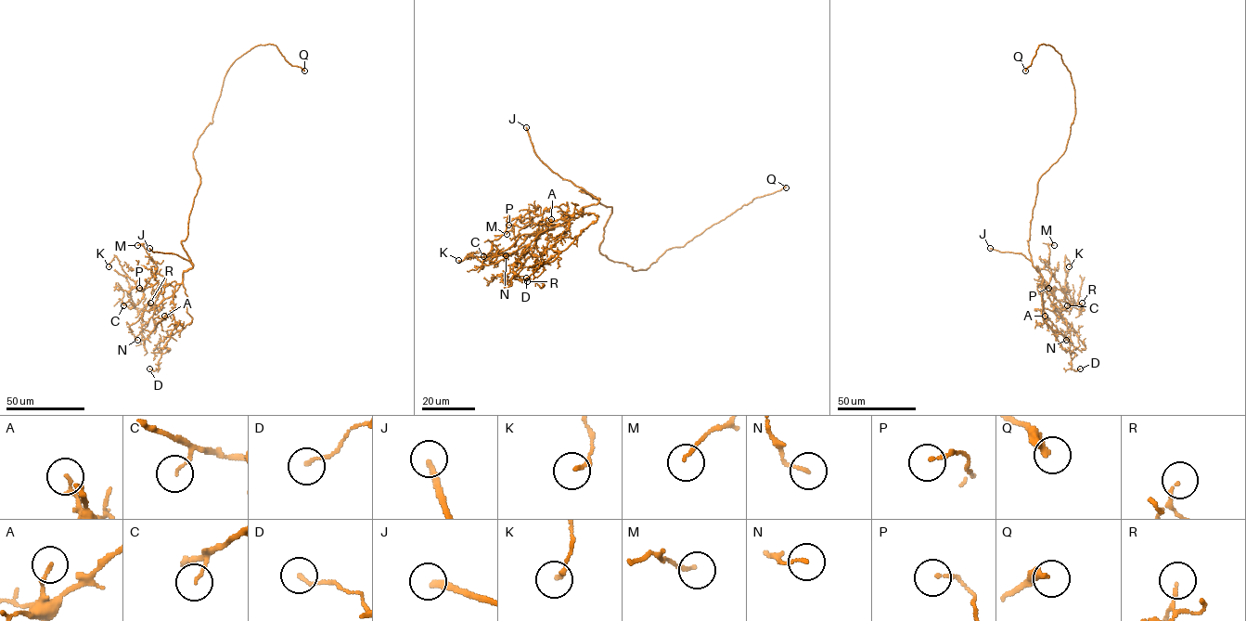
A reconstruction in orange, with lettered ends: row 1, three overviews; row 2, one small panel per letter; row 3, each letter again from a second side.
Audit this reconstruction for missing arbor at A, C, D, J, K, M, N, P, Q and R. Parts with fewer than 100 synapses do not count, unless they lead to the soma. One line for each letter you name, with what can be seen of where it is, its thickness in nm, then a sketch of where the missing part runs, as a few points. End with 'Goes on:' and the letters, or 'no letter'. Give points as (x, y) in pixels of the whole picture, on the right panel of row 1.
J: place (990, 248); calibre 240 nm; course (990, 248), (980, 249), (969, 263)
Goes on: J

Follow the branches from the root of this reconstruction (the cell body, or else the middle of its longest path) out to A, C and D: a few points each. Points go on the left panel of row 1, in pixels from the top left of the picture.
A: (200, 182), (187, 235), (181, 241), (193, 266), (183, 272), (174, 292), (174, 309), (164, 316)
C: (200, 182), (187, 235), (181, 241), (193, 266), (174, 286), (156, 273), (139, 303), (130, 308), (123, 305)
D: (200, 182), (181, 241), (193, 266), (173, 297), (169, 349), (159, 368), (149, 368)

